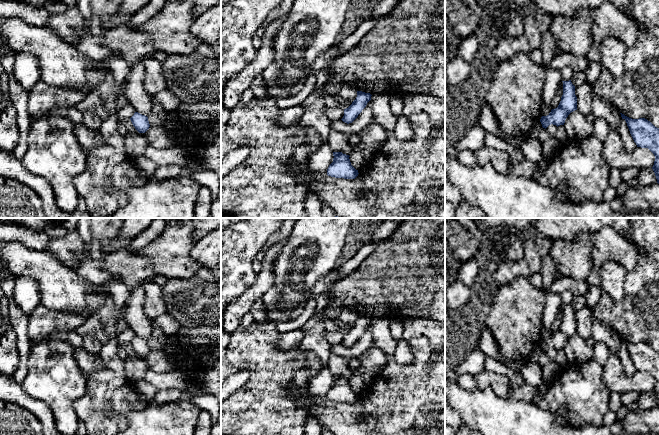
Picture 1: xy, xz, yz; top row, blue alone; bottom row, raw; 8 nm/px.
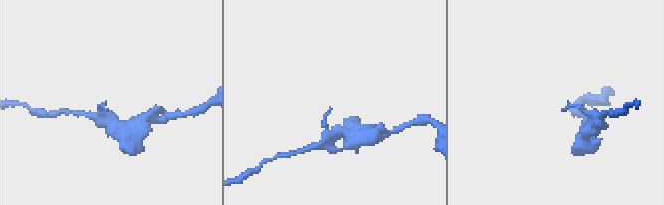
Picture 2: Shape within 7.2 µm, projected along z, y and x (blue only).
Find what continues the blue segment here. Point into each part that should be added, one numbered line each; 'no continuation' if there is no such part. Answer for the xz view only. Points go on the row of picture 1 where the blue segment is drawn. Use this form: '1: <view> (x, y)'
no continuation

